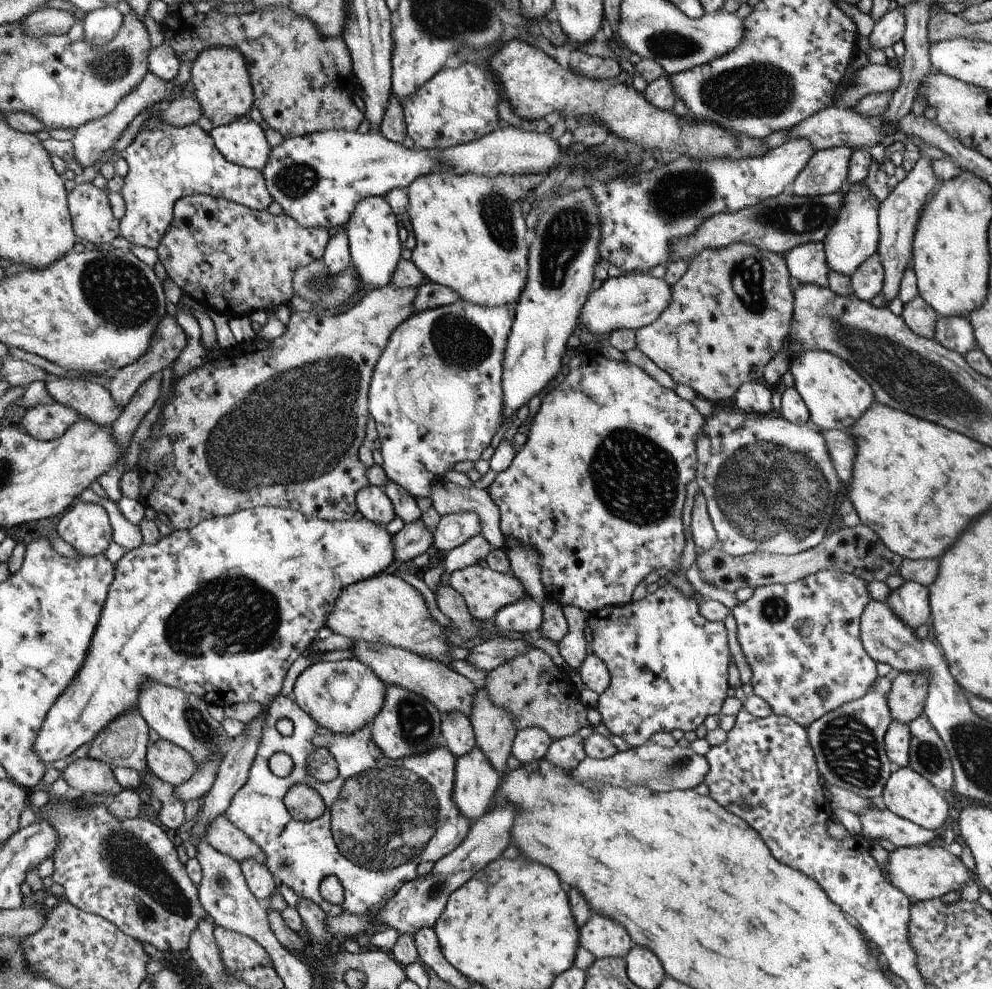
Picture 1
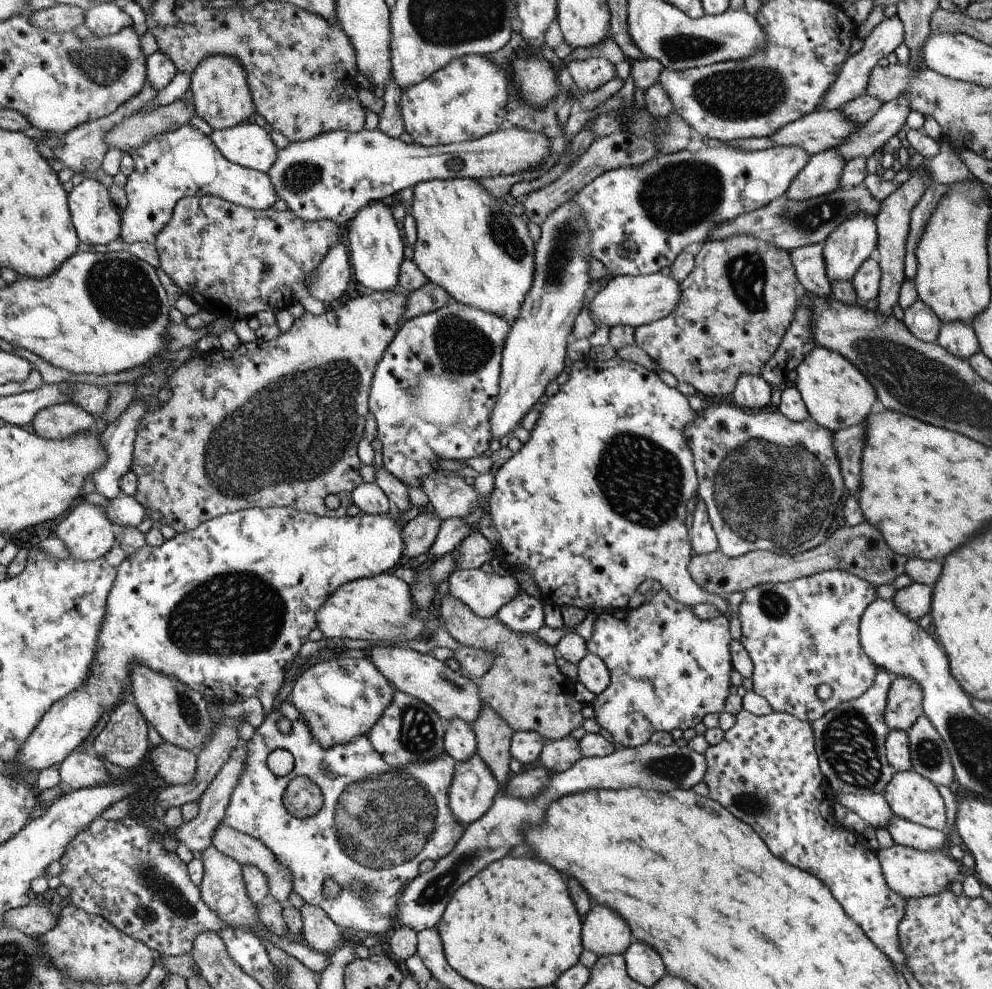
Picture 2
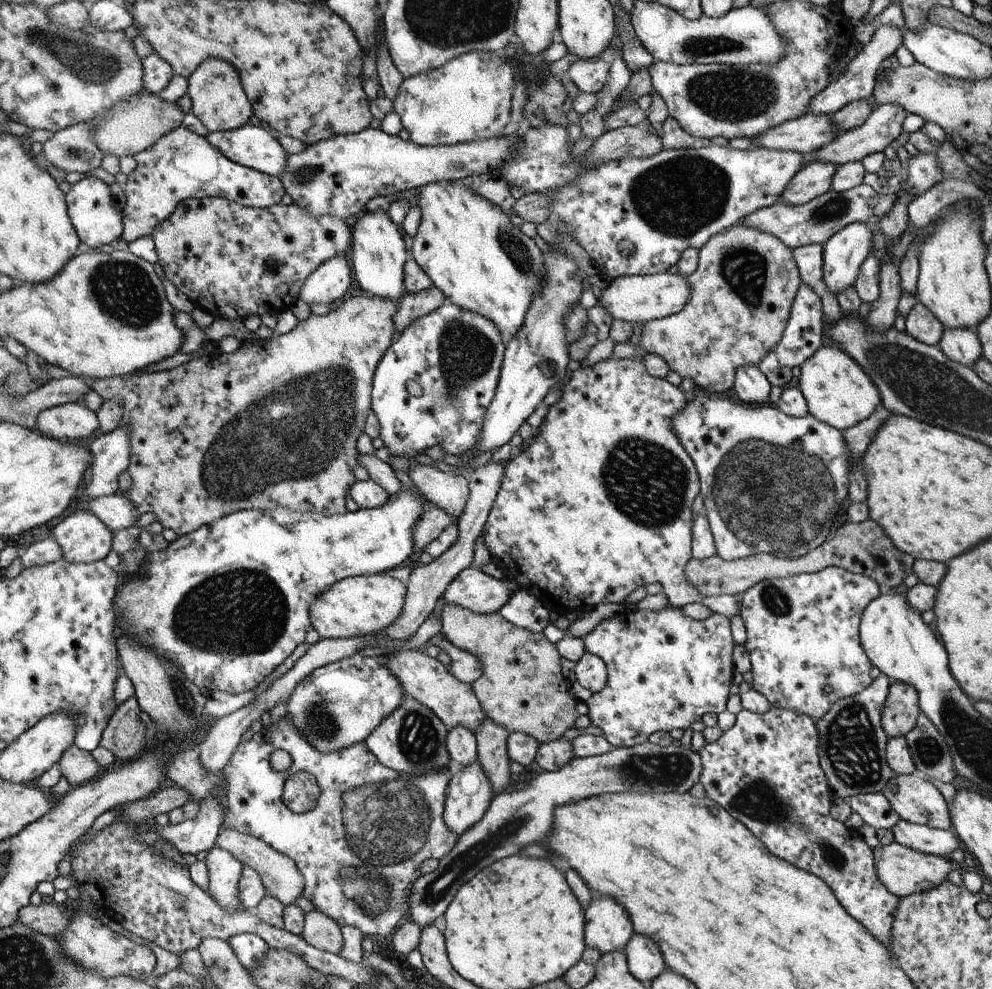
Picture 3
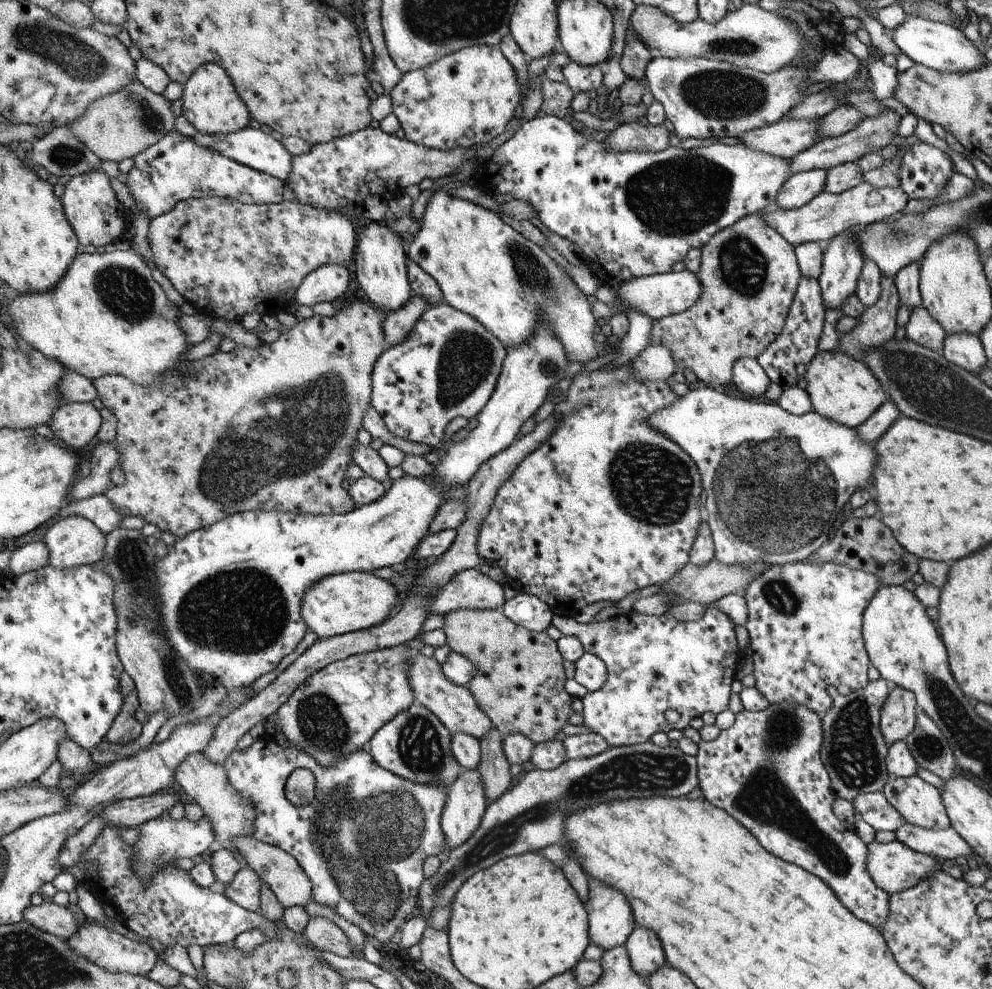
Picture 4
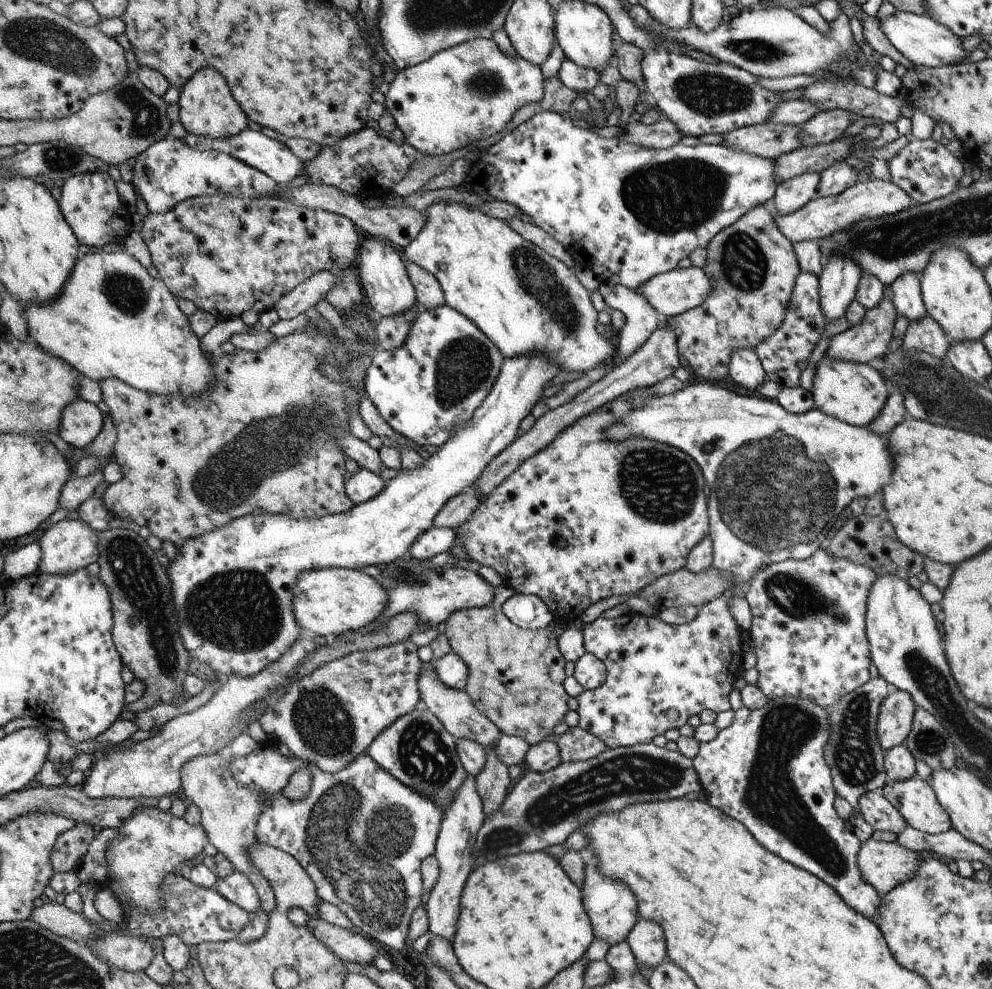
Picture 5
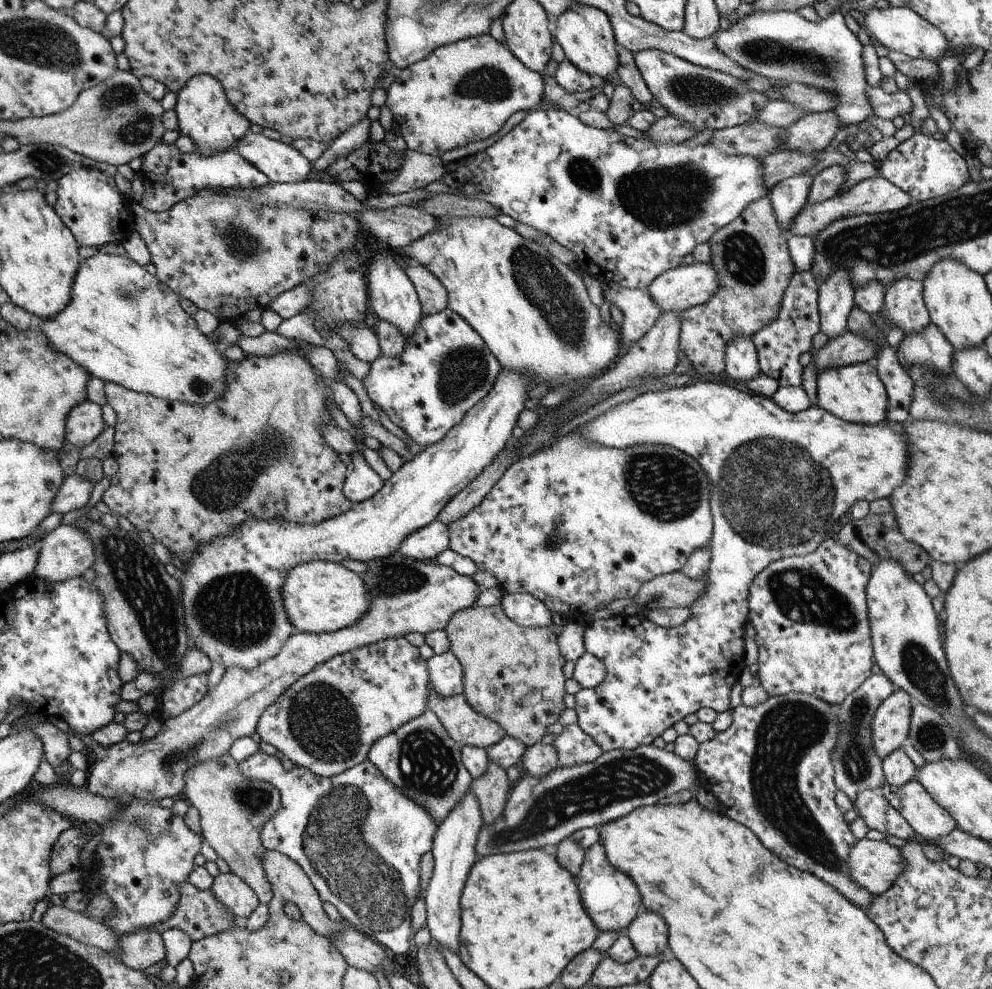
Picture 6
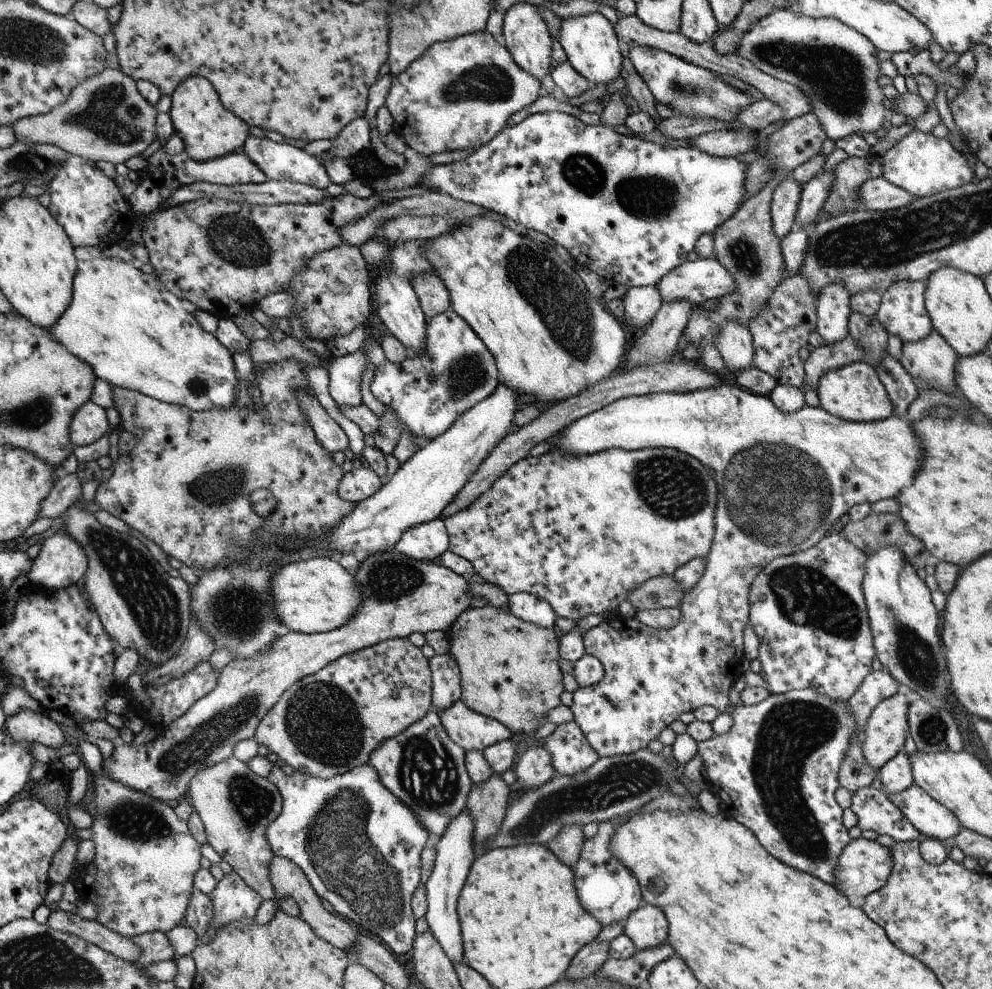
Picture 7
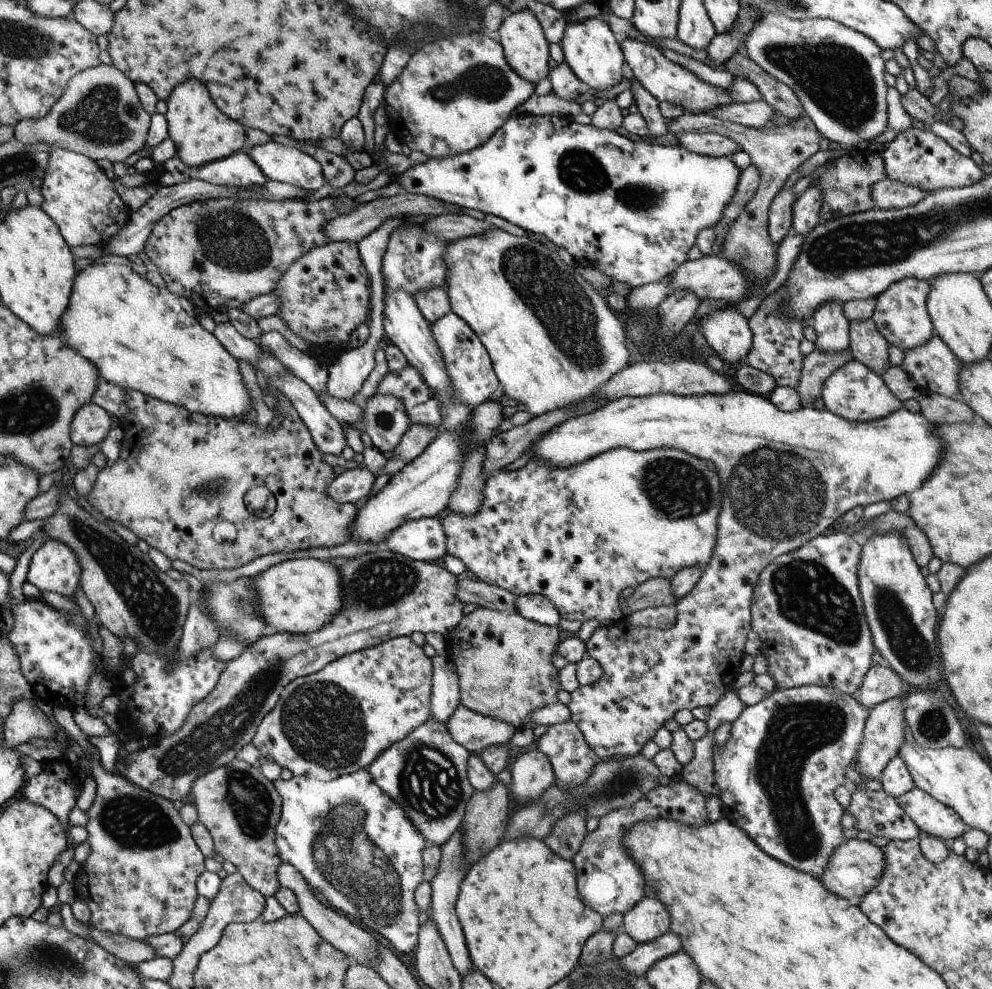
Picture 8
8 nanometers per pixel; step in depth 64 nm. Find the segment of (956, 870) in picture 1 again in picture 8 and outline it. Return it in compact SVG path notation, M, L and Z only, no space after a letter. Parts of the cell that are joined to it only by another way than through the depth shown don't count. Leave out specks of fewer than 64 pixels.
M848 839L834 851L825 873L818 878L831 893L850 900L850 898L862 898L877 887L885 868L886 859L882 848L872 844L871 841Z

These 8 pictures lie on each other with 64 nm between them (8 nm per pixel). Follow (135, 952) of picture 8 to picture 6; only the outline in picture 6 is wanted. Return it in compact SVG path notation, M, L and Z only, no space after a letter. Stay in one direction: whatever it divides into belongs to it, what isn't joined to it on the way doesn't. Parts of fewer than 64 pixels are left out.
M52 905L44 912L42 923L58 934L77 939L85 945L101 947L102 950L115 952L118 934L99 919L84 916L64 905Z

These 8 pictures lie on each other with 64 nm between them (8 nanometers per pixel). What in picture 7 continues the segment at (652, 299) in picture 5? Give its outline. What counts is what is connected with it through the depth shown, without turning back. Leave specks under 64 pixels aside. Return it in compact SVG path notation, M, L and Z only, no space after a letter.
M713 256L709 259L698 257L694 262L686 261L667 272L657 285L658 292L661 296L662 303L675 303L686 301L694 306L701 306L706 300L720 298L722 295L731 293L735 289L735 282L730 272L717 261Z

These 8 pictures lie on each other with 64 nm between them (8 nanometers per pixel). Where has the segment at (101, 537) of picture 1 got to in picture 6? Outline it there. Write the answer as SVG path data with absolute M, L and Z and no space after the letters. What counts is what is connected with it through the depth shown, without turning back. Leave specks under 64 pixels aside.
M61 524L49 533L43 533L39 559L32 576L55 583L83 575L95 564L95 546L87 532L74 524Z

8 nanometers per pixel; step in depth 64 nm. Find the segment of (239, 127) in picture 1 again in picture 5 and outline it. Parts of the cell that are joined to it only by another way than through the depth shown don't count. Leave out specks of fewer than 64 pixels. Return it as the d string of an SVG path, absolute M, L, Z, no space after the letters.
M249 127L237 135L224 138L218 137L217 140L195 135L194 133L188 133L188 136L182 140L196 150L205 151L212 149L219 153L233 155L234 158L240 159L248 166L254 167L256 170L269 175L270 178L273 178L282 186L287 186L296 176L303 174L303 162L285 145L285 143L281 143L274 138L264 135L262 131L251 130Z

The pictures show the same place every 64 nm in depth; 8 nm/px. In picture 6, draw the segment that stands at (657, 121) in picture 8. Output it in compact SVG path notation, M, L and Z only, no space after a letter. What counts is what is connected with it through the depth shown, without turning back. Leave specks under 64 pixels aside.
M624 47L620 48L617 53L619 54L619 61L615 70L616 78L630 88L632 94L644 108L652 100L652 96L636 66L635 54Z

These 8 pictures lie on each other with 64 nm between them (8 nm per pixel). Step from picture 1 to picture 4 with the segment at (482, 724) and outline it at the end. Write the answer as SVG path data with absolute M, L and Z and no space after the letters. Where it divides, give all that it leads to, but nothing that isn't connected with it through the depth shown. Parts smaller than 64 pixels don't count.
M494 726L479 740L481 759L477 771L481 774L487 804L500 798L512 784L510 762L503 750L504 736Z

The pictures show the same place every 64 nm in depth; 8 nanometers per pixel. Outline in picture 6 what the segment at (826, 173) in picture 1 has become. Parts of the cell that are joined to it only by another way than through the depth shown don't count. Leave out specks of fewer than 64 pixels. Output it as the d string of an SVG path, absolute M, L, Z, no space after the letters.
M810 175L793 176L770 190L768 197L782 230L787 232L796 215L808 204L812 181Z

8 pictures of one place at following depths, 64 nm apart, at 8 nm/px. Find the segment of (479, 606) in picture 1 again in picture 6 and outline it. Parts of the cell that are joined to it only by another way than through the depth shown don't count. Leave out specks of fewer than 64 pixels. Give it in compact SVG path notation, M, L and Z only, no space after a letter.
M400 551L395 552L392 556L383 559L376 559L370 562L367 562L368 571L366 573L360 574L361 577L365 580L367 587L371 590L373 594L373 602L371 603L371 608L369 612L357 622L356 625L351 627L346 627L345 629L340 629L336 633L296 633L294 636L290 637L289 640L285 643L285 646L282 648L281 652L277 654L276 657L269 658L268 661L263 662L261 665L258 665L256 669L246 670L240 667L228 667L225 670L225 673L220 680L220 683L212 690L210 693L206 694L201 701L198 701L196 705L192 706L192 708L186 709L184 713L179 714L175 717L170 717L162 720L162 726L160 731L151 739L139 741L138 743L130 743L127 740L119 742L118 744L109 746L109 747L101 747L96 741L92 739L87 740L87 749L89 755L94 754L93 761L88 767L88 774L87 774L87 781L85 782L85 787L93 794L99 797L113 797L118 799L124 799L131 797L132 799L144 799L144 800L152 800L155 798L156 800L160 801L162 798L171 797L175 798L176 796L182 796L182 792L185 788L185 774L188 769L191 769L192 766L196 766L200 761L204 761L206 758L214 758L222 756L224 753L228 753L228 750L232 746L234 740L238 740L238 738L242 738L244 736L250 736L257 730L257 722L258 719L261 717L261 714L265 712L265 708L267 706L273 705L274 702L277 701L277 698L281 696L282 693L285 692L286 689L289 688L290 685L293 685L301 676L304 676L306 673L309 673L311 670L314 670L318 665L321 665L324 661L328 661L329 658L332 658L334 655L341 655L342 653L350 652L351 650L371 645L372 643L387 639L387 638L394 638L394 637L404 637L405 634L409 632L421 632L422 634L427 635L432 631L437 631L440 629L444 629L447 626L447 623L450 622L450 619L453 617L454 613L458 611L467 609L468 607L473 607L476 604L476 600L478 600L478 596L480 596L481 592L484 592L485 588L478 585L474 578L468 575L460 574L457 570L448 568L446 565L439 565L432 561L419 561L415 558L403 555Z

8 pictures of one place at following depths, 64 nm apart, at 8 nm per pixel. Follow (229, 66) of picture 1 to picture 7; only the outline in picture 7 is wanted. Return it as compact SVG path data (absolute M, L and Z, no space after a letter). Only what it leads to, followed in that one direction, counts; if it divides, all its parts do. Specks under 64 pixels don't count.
M188 78L171 97L172 106L168 113L172 118L174 133L185 142L189 157L197 161L209 161L243 148L244 140L248 140L249 124L223 105L214 83L207 78Z

